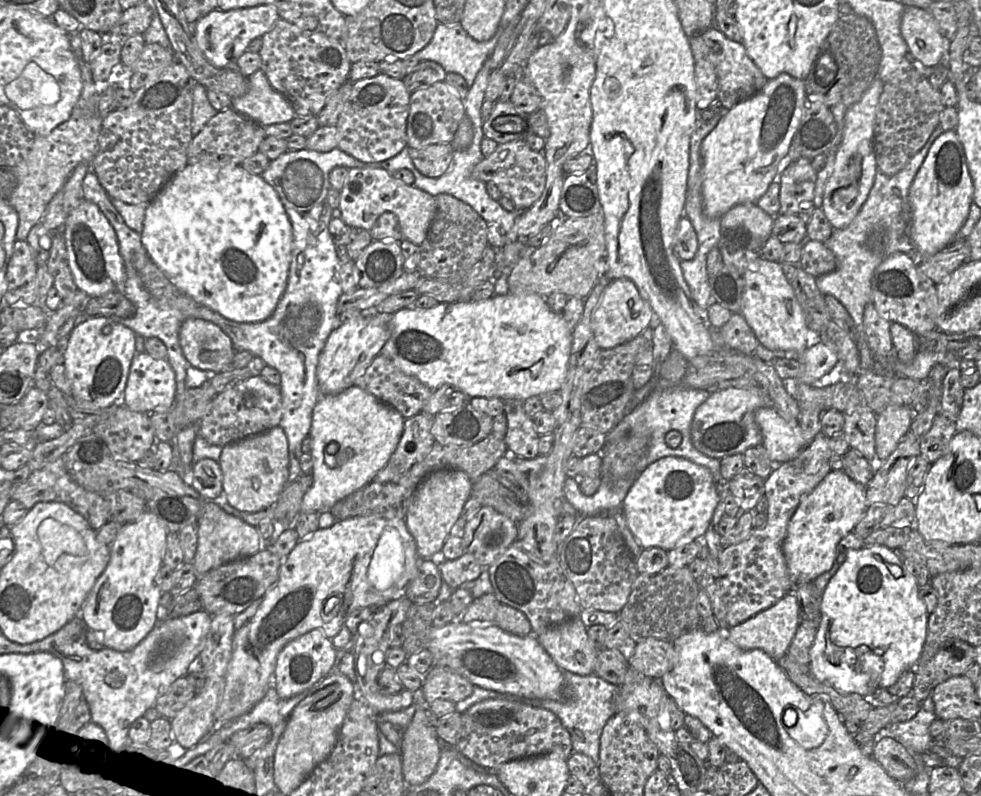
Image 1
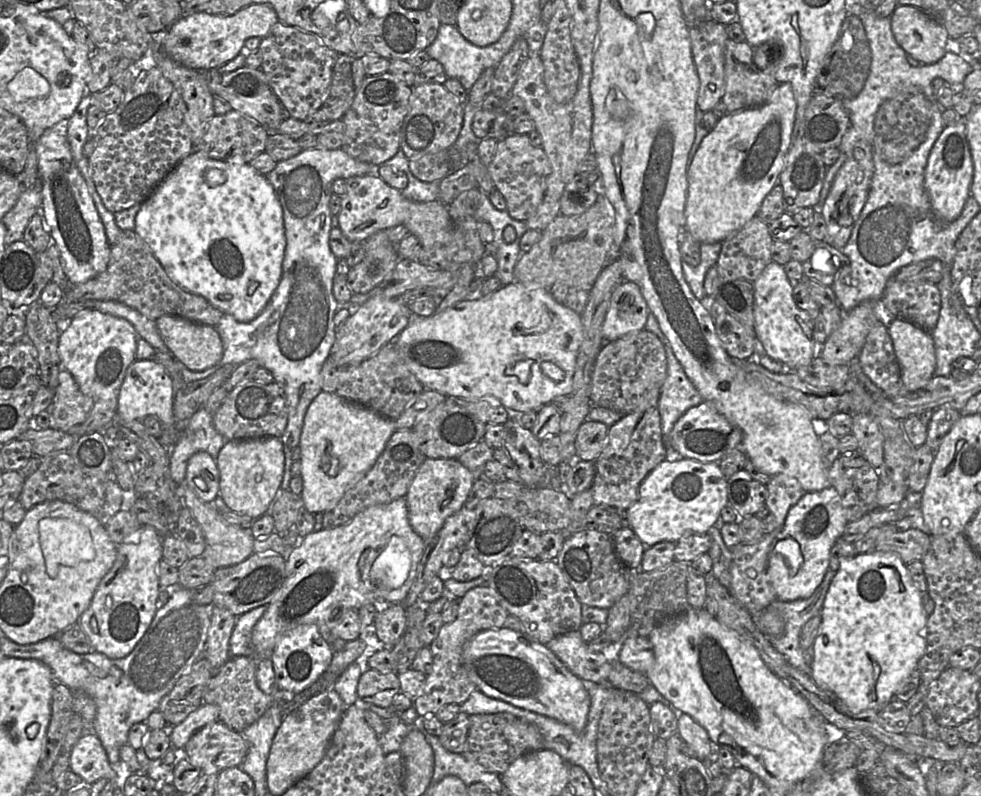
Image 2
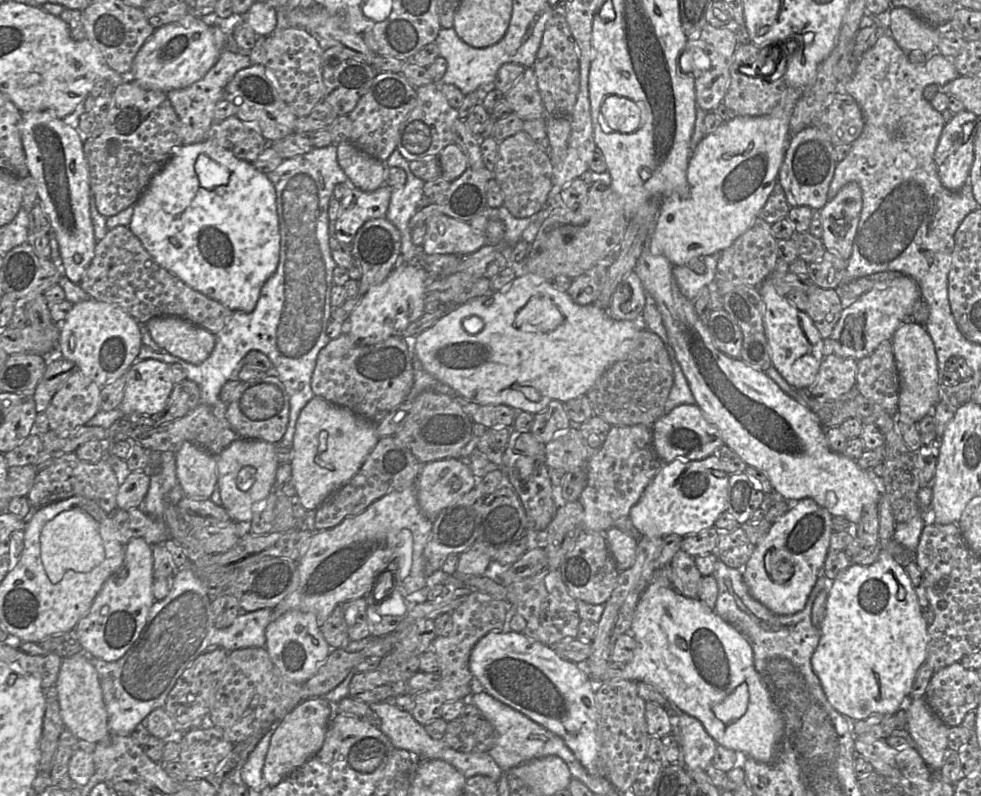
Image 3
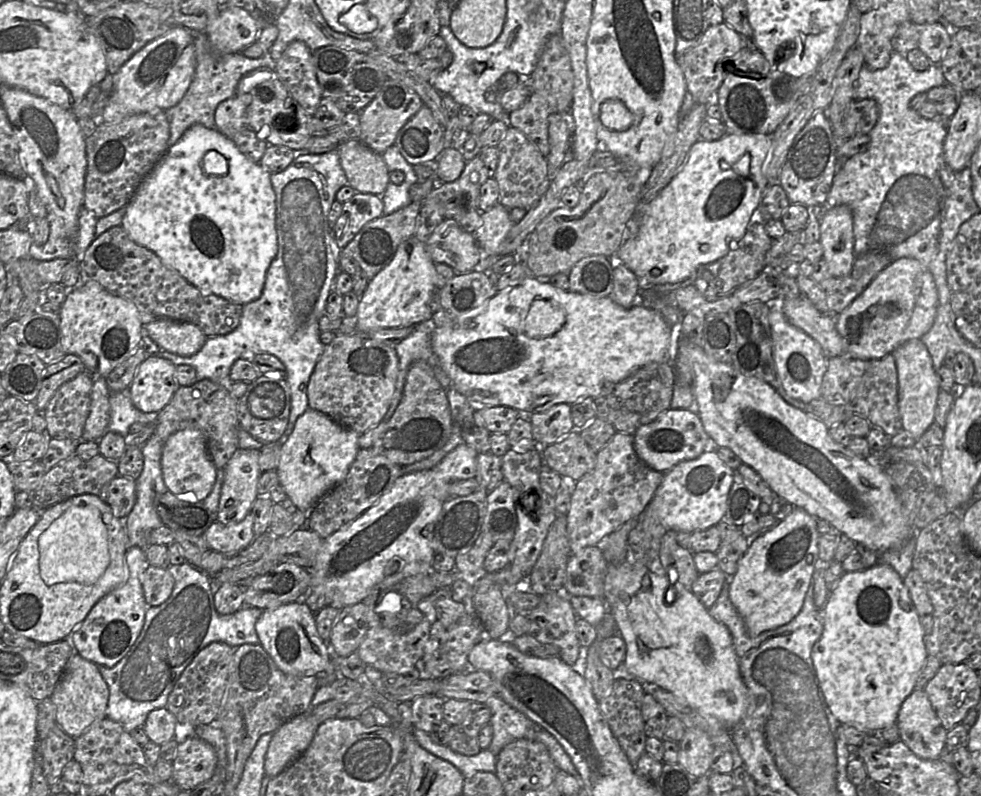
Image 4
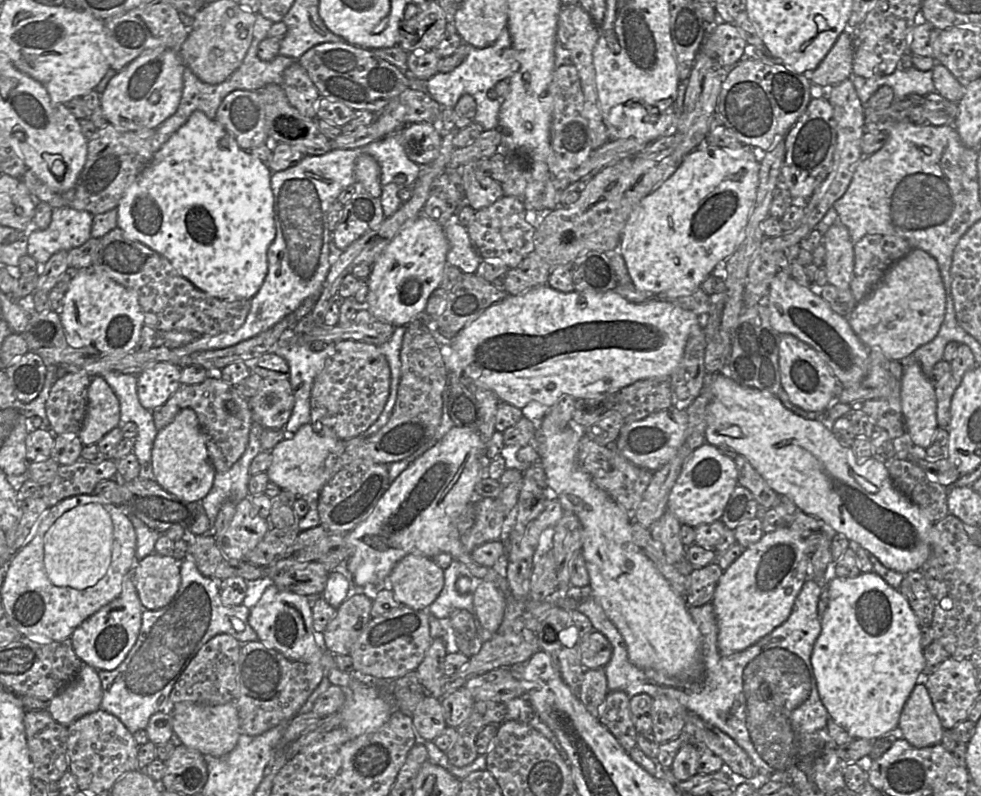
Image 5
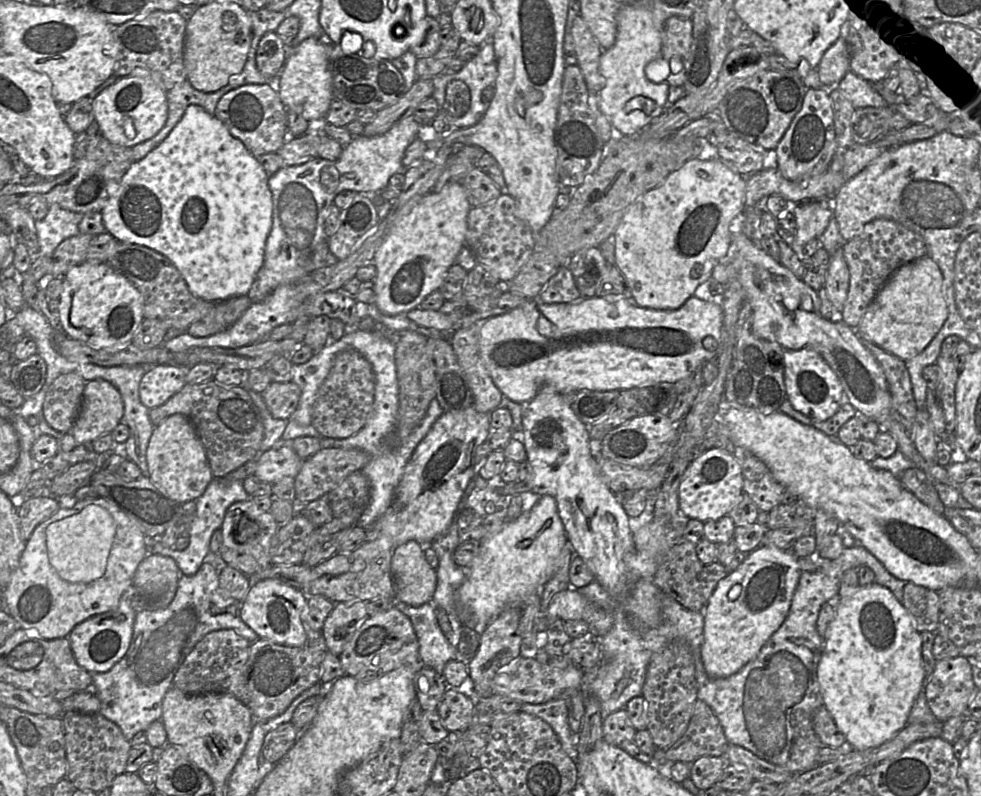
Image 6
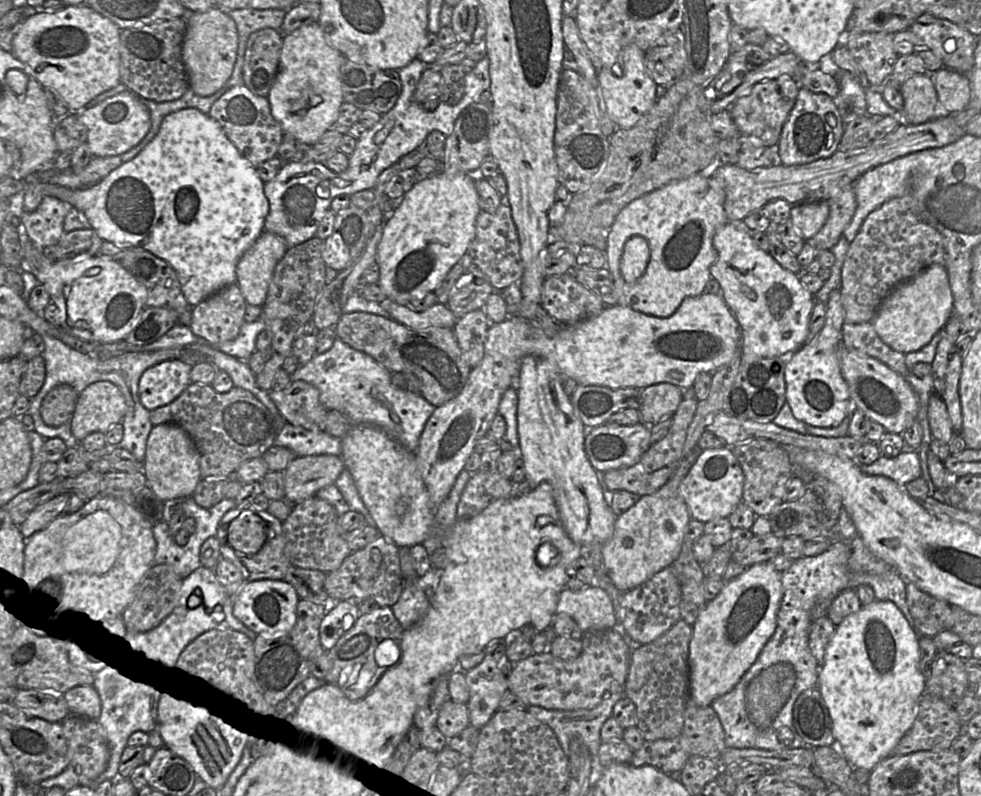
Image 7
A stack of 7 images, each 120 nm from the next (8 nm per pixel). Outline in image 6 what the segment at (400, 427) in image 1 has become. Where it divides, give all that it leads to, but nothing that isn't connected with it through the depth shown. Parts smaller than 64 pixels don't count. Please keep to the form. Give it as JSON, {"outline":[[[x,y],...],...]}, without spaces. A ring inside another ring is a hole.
{"outline":[[[281,440],[279,445],[259,455],[254,473],[258,481],[274,484],[284,477],[298,475],[304,460],[283,443]]]}

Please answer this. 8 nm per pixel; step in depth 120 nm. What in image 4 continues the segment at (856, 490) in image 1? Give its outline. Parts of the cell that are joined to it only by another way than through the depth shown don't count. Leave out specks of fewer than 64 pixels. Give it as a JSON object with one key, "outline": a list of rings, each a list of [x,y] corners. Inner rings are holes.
{"outline":[[[796,508],[767,533],[750,539],[747,551],[740,558],[735,574],[730,578],[729,598],[744,620],[748,634],[759,634],[781,627],[793,620],[800,612],[807,590],[812,581],[818,557],[816,519],[802,508]]]}

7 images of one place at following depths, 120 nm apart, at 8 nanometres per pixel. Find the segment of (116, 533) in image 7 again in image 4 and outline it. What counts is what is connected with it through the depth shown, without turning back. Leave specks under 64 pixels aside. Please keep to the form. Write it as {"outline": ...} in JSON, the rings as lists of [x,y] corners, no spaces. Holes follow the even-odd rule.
{"outline":[[[91,505],[68,508],[39,536],[38,549],[40,576],[48,586],[69,581],[92,584],[110,563],[107,529],[99,510]]]}

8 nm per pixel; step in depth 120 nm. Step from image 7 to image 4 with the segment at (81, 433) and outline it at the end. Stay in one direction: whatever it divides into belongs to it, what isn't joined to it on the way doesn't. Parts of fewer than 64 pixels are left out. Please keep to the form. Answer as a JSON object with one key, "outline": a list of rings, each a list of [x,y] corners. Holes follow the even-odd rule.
{"outline":[[[93,377],[89,415],[86,419],[82,440],[98,441],[107,431],[110,418],[110,391],[105,377]]]}

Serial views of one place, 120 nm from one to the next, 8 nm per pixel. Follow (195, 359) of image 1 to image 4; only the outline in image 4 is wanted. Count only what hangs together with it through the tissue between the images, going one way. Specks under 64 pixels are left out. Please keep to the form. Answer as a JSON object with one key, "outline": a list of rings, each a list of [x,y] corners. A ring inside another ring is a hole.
{"outline":[[[156,319],[145,325],[148,336],[164,351],[181,356],[197,353],[207,336],[193,323]]]}

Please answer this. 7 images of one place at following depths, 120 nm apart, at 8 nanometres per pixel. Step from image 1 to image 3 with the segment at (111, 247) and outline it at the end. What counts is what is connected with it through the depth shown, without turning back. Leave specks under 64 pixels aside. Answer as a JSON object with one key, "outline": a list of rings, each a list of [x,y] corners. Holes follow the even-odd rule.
{"outline":[[[49,111],[22,113],[20,134],[29,176],[35,182],[38,201],[49,218],[51,231],[59,246],[62,272],[71,282],[79,284],[94,257],[97,243],[90,214],[90,175],[83,135]]]}

